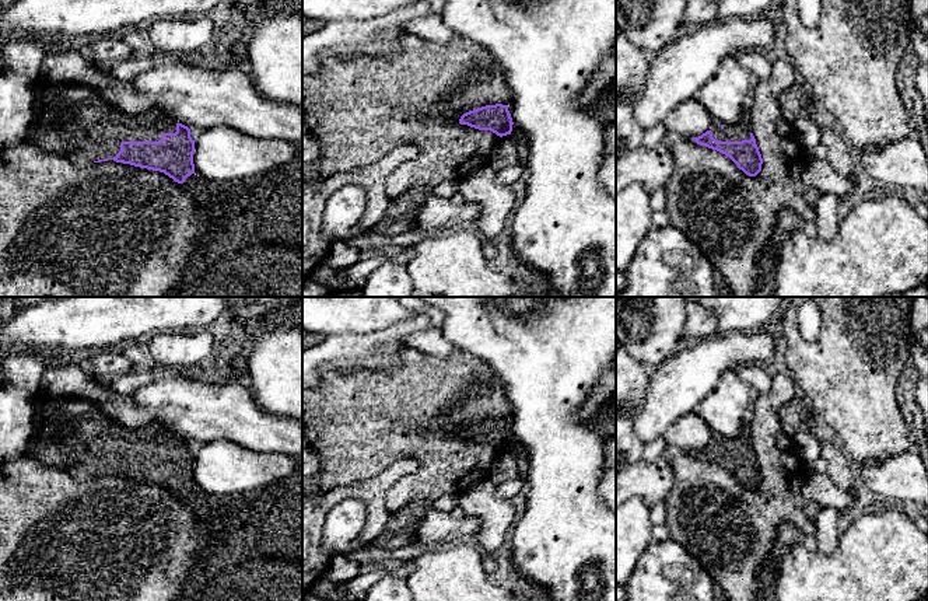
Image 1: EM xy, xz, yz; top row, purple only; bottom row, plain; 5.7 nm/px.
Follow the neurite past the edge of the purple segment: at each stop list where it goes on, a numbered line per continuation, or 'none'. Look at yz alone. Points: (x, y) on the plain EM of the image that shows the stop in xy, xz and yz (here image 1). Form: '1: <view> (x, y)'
1: yz (739, 444)

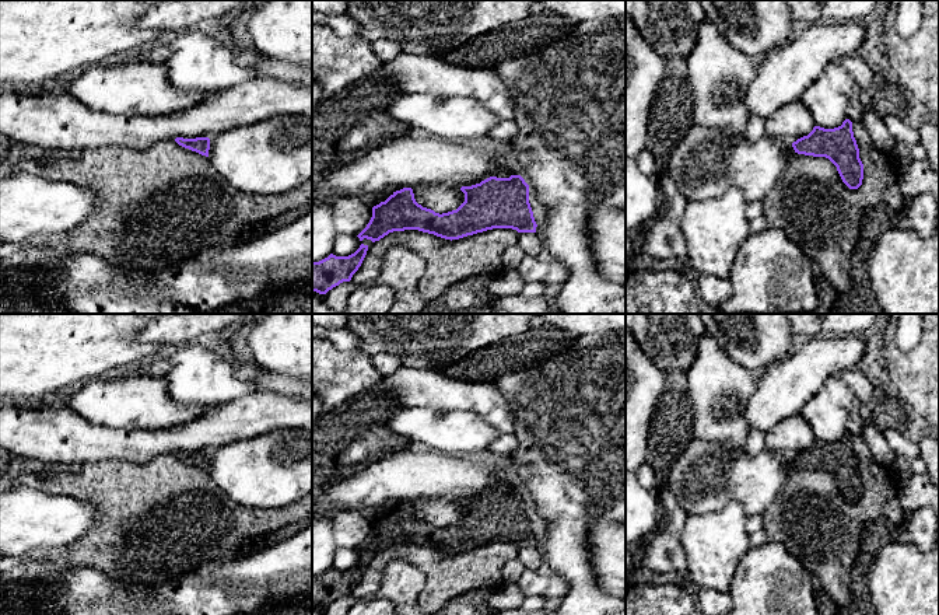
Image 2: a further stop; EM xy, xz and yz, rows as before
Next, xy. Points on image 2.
none

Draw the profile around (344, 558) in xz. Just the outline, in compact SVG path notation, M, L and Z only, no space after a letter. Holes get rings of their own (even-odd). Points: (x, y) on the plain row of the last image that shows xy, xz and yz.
M336 548L332 567L336 570L348 570L354 567L360 562L360 559L361 555L357 549Z

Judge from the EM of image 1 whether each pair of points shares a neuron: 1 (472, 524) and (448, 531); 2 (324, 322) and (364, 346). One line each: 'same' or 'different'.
1: same
2: different

